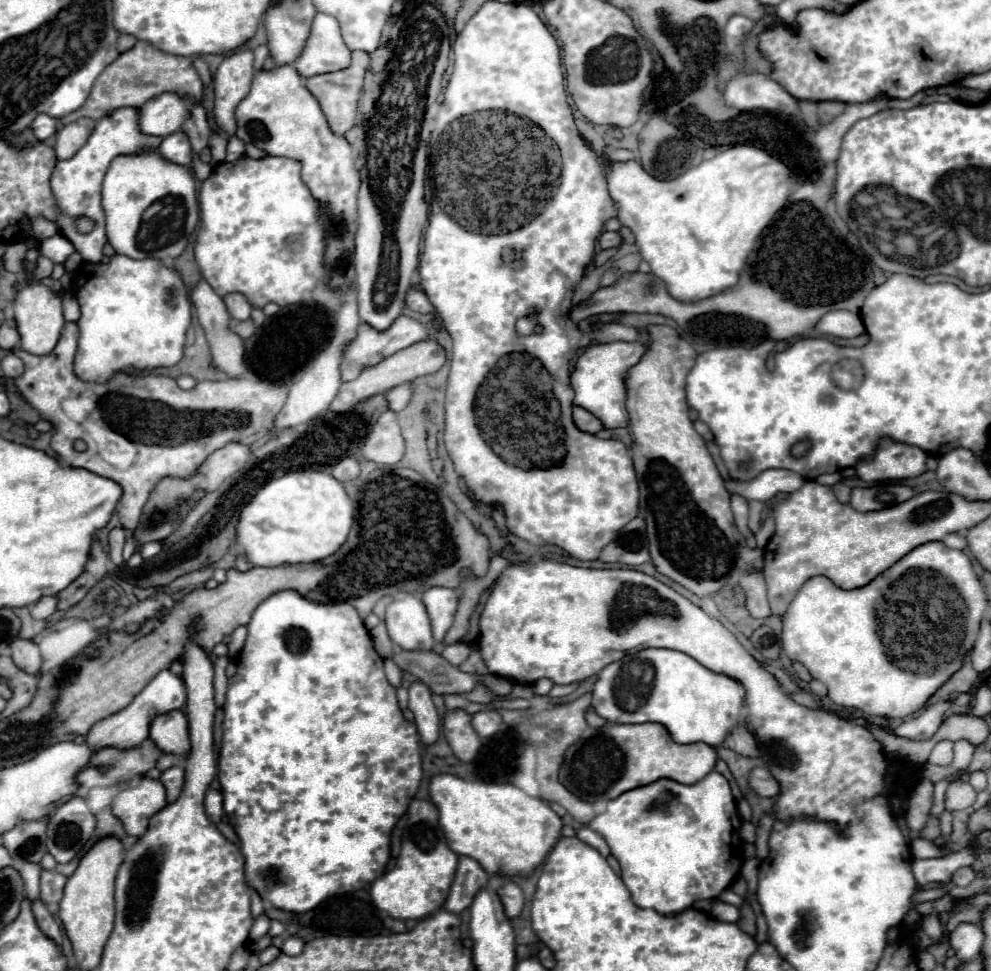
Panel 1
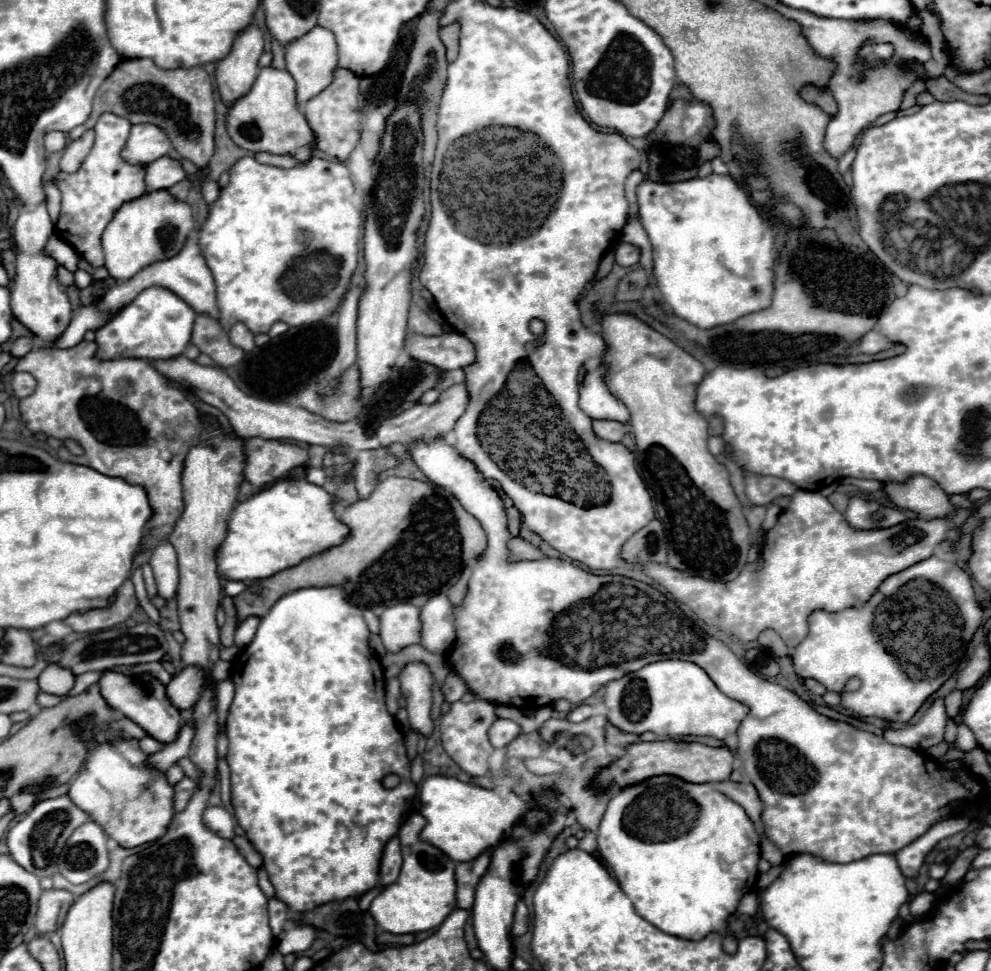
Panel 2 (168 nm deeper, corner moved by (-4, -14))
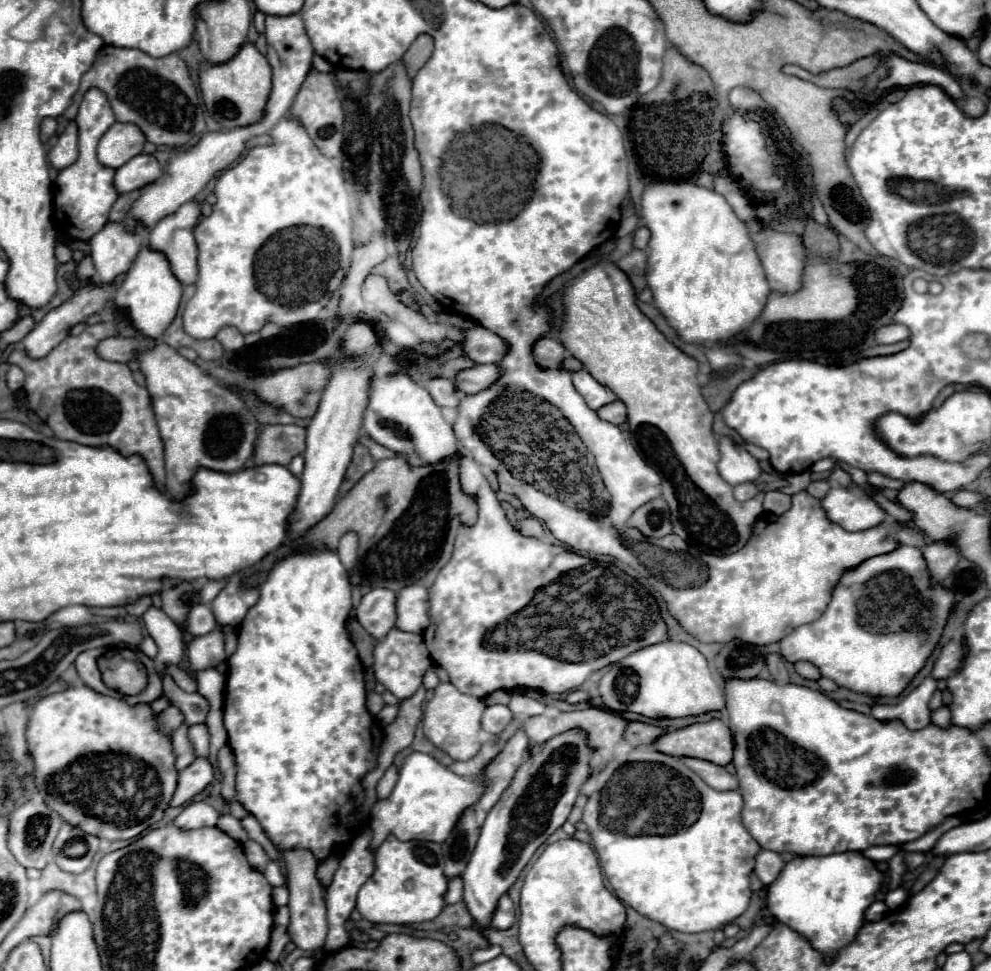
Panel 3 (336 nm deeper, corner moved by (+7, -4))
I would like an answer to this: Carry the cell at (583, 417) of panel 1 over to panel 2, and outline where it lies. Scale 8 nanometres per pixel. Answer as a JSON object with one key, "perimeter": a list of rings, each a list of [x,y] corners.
{"perimeter":[[[594,420],[592,428],[594,428],[596,436],[600,436],[602,440],[608,440],[608,442],[620,442],[624,438],[624,434],[628,432],[626,424],[610,422],[610,420]]]}

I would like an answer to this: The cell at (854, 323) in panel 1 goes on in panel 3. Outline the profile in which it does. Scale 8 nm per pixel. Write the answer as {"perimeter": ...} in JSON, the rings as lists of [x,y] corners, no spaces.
{"perimeter":[[[891,324],[891,326],[879,328],[879,330],[875,332],[875,336],[877,336],[877,342],[879,342],[879,344],[895,344],[895,342],[907,340],[911,334],[909,334],[909,328],[907,328],[907,326]]]}

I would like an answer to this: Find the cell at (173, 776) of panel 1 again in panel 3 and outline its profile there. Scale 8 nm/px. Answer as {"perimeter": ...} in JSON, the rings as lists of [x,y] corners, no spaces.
{"perimeter":[[[197,758],[191,766],[179,772],[179,784],[171,806],[181,806],[189,802],[193,796],[203,792],[213,782],[213,766],[209,758]]]}

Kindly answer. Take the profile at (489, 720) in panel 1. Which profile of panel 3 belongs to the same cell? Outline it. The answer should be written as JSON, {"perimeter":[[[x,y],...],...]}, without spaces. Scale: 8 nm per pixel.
{"perimeter":[[[487,706],[485,712],[483,712],[483,720],[481,720],[481,726],[491,732],[491,734],[499,734],[509,722],[511,722],[513,714],[507,706]]]}

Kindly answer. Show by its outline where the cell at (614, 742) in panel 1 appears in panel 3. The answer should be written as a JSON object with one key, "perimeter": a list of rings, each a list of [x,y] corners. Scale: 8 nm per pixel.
{"perimeter":[[[721,720],[697,722],[663,734],[655,742],[657,750],[671,756],[693,756],[725,766],[733,760],[731,730]]]}

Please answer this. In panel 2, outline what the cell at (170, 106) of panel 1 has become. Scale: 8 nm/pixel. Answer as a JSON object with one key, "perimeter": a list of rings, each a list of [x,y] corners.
{"perimeter":[[[136,124],[130,130],[128,142],[122,150],[122,156],[130,164],[150,164],[166,156],[172,150],[172,142],[156,124]]]}

